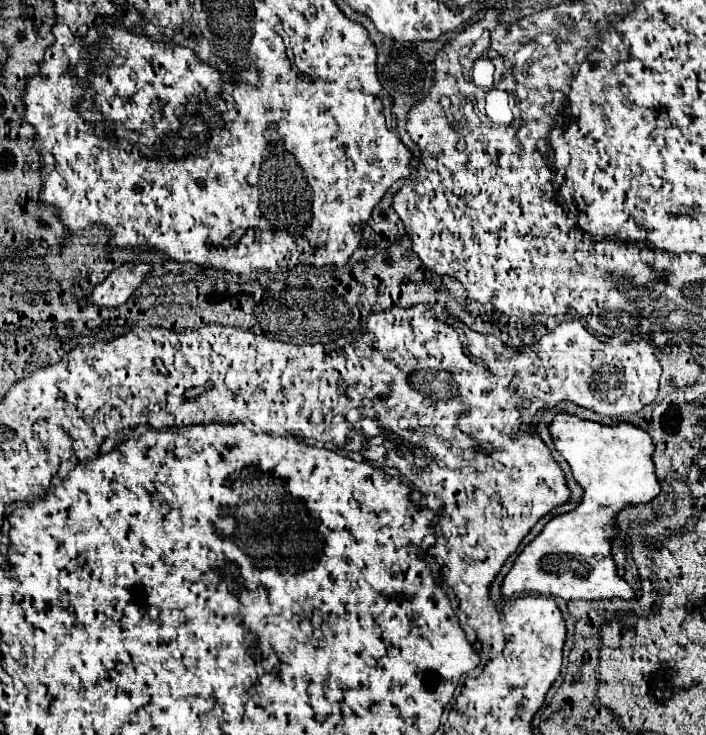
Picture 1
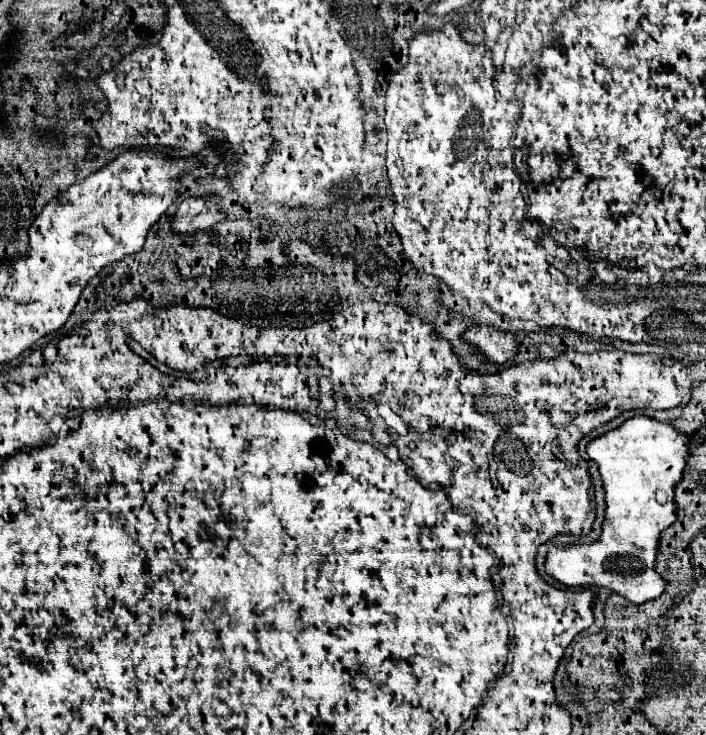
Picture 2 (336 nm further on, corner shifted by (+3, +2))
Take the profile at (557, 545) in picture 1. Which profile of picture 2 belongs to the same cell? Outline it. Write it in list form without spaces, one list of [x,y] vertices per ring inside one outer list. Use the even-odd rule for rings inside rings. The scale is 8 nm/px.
[[[634,416],[622,426],[594,438],[586,446],[590,460],[598,464],[602,476],[602,488],[606,498],[606,514],[602,522],[602,534],[592,544],[580,546],[552,546],[546,556],[546,574],[566,586],[598,586],[622,594],[632,604],[644,604],[658,598],[664,592],[664,578],[654,572],[654,560],[658,552],[658,536],[676,520],[674,486],[682,478],[682,468],[688,456],[688,438],[674,430],[670,424],[658,422],[650,416]]]

